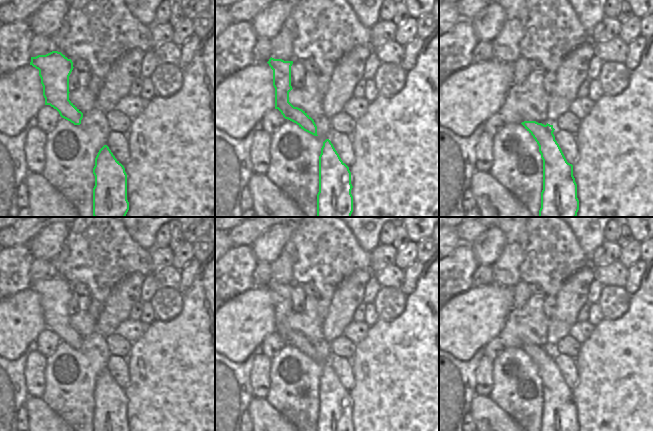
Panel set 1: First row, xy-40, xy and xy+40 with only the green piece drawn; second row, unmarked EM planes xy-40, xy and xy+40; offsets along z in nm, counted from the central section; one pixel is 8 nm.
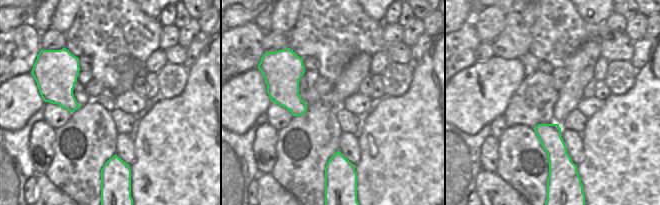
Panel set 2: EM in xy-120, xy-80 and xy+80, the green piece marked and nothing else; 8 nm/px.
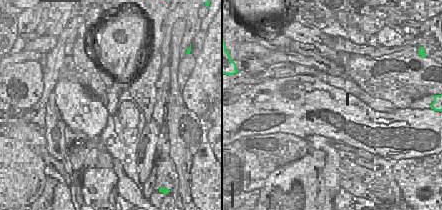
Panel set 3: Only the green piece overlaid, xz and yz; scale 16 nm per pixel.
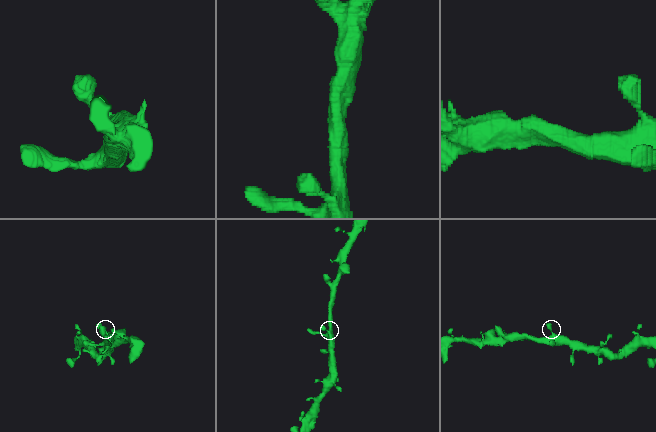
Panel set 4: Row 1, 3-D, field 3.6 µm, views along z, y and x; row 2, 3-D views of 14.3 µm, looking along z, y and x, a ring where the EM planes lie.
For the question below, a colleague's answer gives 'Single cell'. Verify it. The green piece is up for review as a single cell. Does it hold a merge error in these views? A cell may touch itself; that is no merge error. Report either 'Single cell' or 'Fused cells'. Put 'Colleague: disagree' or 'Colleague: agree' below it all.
Single cell.
Colleague: agree

